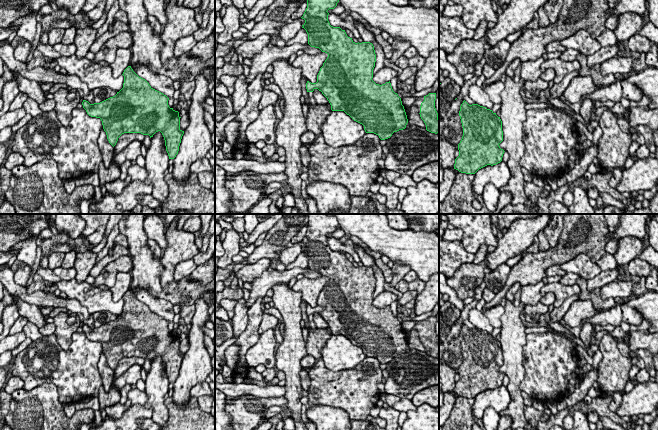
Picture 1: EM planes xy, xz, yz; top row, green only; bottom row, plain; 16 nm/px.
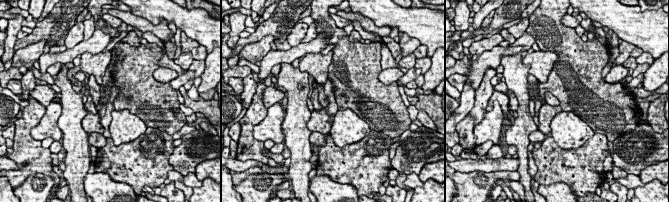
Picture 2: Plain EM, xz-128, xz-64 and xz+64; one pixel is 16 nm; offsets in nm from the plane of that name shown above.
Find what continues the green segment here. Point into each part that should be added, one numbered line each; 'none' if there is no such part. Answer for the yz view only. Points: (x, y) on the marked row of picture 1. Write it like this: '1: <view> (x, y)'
none

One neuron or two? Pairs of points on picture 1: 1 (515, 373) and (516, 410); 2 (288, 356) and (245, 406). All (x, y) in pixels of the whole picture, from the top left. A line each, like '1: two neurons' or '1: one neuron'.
1: one neuron
2: two neurons

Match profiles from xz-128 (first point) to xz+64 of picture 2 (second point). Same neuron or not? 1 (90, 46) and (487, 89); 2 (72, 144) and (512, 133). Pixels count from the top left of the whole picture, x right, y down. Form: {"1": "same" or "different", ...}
{"1": "different", "2": "same"}

